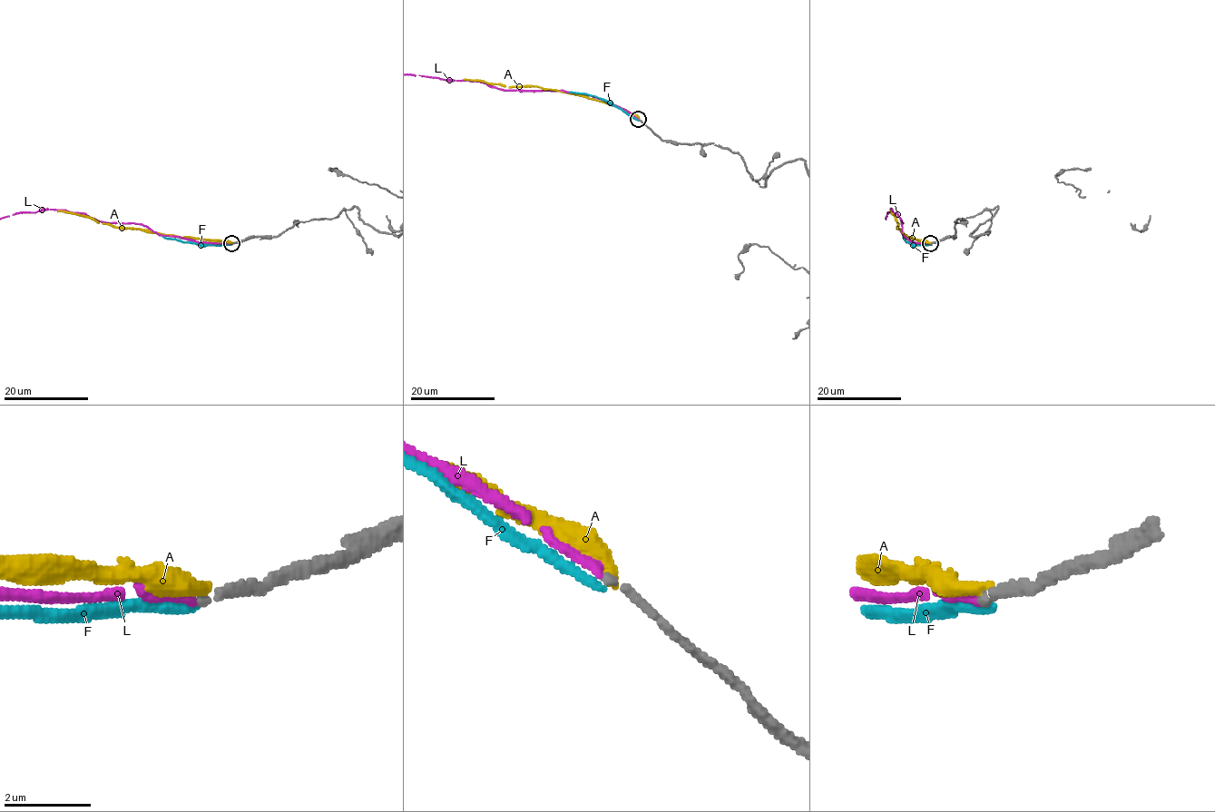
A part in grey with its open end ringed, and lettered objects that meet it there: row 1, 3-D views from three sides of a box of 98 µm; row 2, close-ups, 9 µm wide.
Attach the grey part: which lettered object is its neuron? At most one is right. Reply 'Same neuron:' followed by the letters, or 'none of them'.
Same neuron: L

